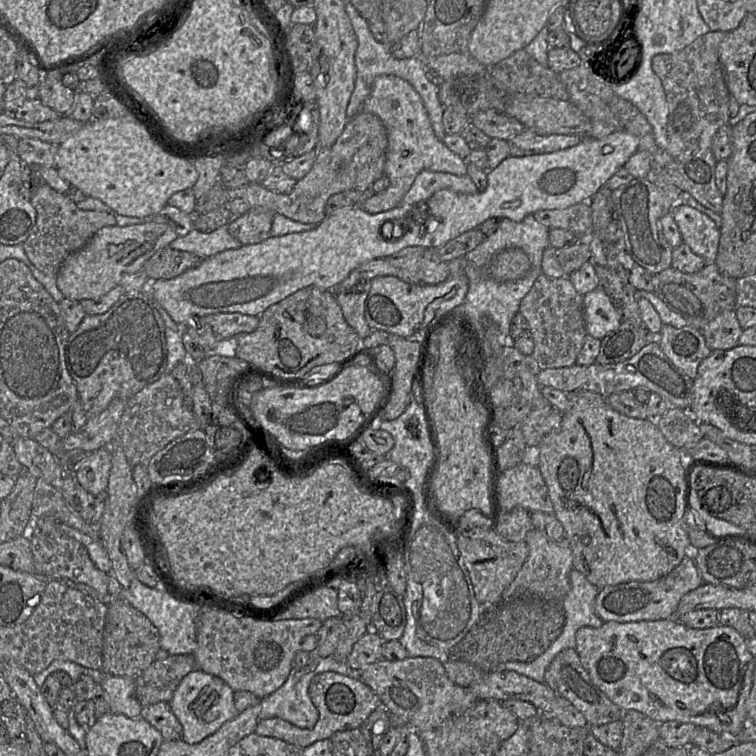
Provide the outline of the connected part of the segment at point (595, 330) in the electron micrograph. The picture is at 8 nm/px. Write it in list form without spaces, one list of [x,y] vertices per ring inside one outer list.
[[[602,288],[584,294],[583,305],[586,332],[593,338],[601,340],[624,321]]]

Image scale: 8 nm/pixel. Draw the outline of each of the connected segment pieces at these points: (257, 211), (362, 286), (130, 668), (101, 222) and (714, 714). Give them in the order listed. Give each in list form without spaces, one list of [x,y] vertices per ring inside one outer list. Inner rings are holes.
[[[251,208],[228,224],[229,233],[242,245],[251,245],[270,237],[275,213],[267,208]]]
[[[360,280],[347,291],[335,293],[345,320],[361,339],[367,337],[372,331],[364,316],[364,304],[370,289],[371,280]]]
[[[122,598],[115,599],[108,605],[103,633],[100,668],[102,673],[109,676],[135,678],[153,663],[159,649],[159,631],[149,618]]]
[[[24,164],[22,167],[22,195],[29,199],[36,211],[36,221],[31,234],[22,244],[33,266],[49,276],[58,274],[64,261],[81,250],[102,227],[115,226],[114,216],[102,211],[81,210],[65,194],[46,184],[39,173],[42,165]]]
[[[675,618],[632,622],[608,621],[604,622],[603,625],[598,628],[590,626],[581,627],[576,632],[575,641],[576,645],[574,650],[579,655],[581,664],[588,672],[592,682],[611,700],[611,702],[623,711],[636,710],[658,723],[666,721],[692,723],[697,727],[704,727],[722,735],[733,735],[735,737],[740,734],[748,723],[745,703],[753,684],[753,657],[747,648],[747,639],[742,637],[741,634],[731,627],[717,625],[711,628],[694,629],[686,626]]]

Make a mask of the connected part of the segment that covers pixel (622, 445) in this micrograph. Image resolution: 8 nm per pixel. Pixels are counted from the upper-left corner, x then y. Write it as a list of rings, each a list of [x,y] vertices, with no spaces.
[[[586,390],[567,392],[571,402],[569,410],[563,413],[560,427],[546,435],[540,444],[539,464],[542,477],[547,485],[548,494],[554,508],[554,515],[564,528],[565,540],[572,553],[573,569],[581,572],[585,578],[599,589],[621,583],[640,581],[648,582],[657,580],[670,573],[686,556],[691,556],[690,539],[683,517],[685,515],[688,494],[688,481],[690,479],[691,457],[684,455],[683,450],[669,443],[659,430],[653,418],[638,419],[625,416],[612,409],[600,394]]]

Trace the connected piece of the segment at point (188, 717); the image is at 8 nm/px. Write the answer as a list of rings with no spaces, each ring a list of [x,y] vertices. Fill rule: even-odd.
[[[196,669],[181,681],[169,705],[183,728],[182,740],[196,744],[217,731],[227,720],[239,712],[235,708],[234,691],[222,679]]]

